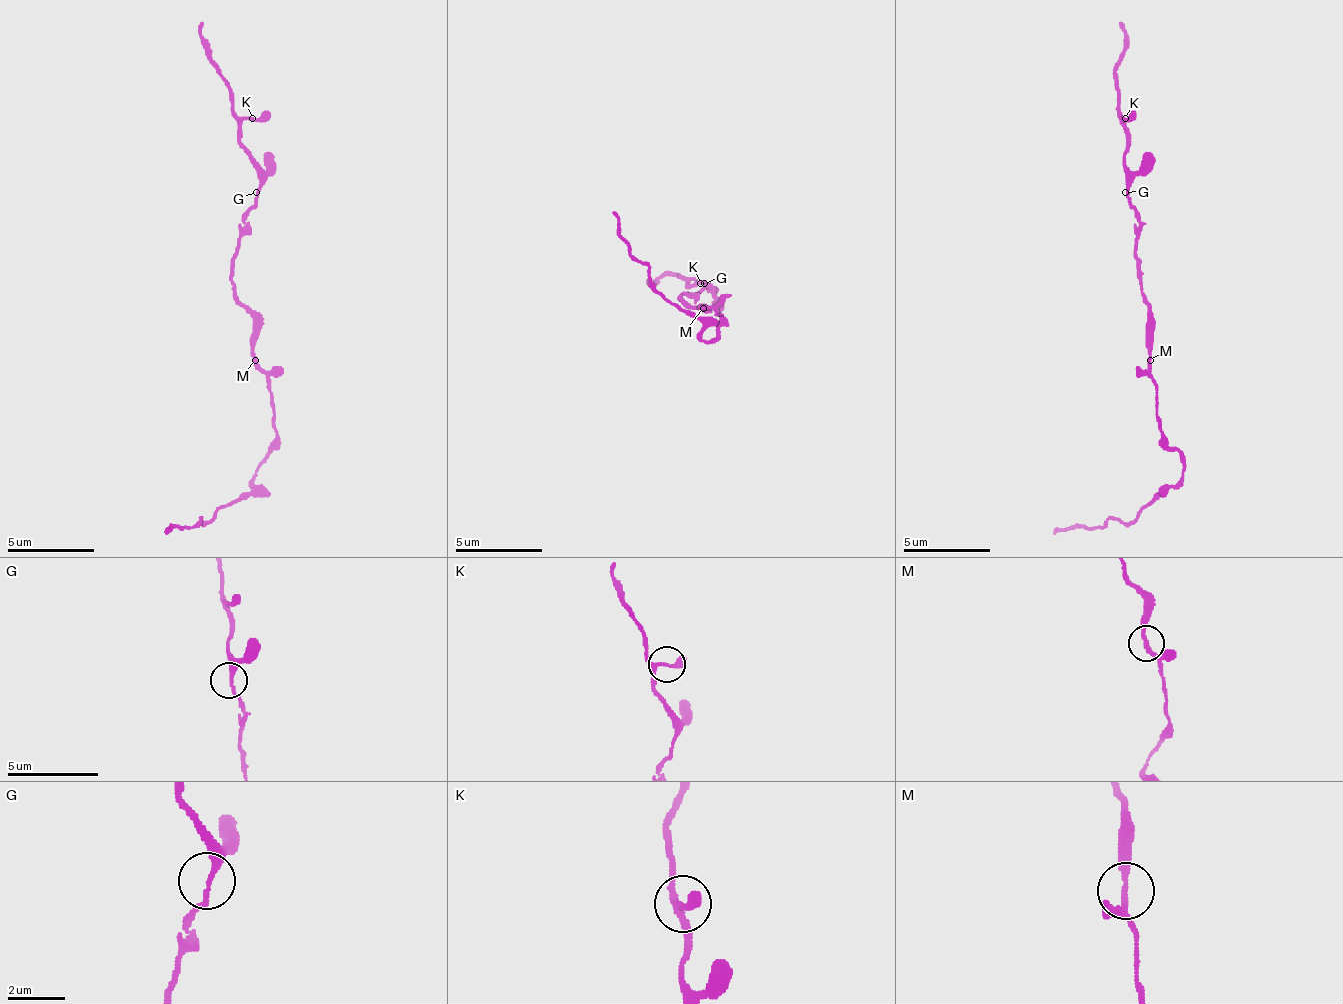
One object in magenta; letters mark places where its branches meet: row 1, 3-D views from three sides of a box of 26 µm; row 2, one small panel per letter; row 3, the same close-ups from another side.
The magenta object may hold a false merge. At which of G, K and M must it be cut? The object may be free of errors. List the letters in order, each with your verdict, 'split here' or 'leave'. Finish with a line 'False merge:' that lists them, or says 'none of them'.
G: leave
K: leave
M: leave
False merge: none of them

